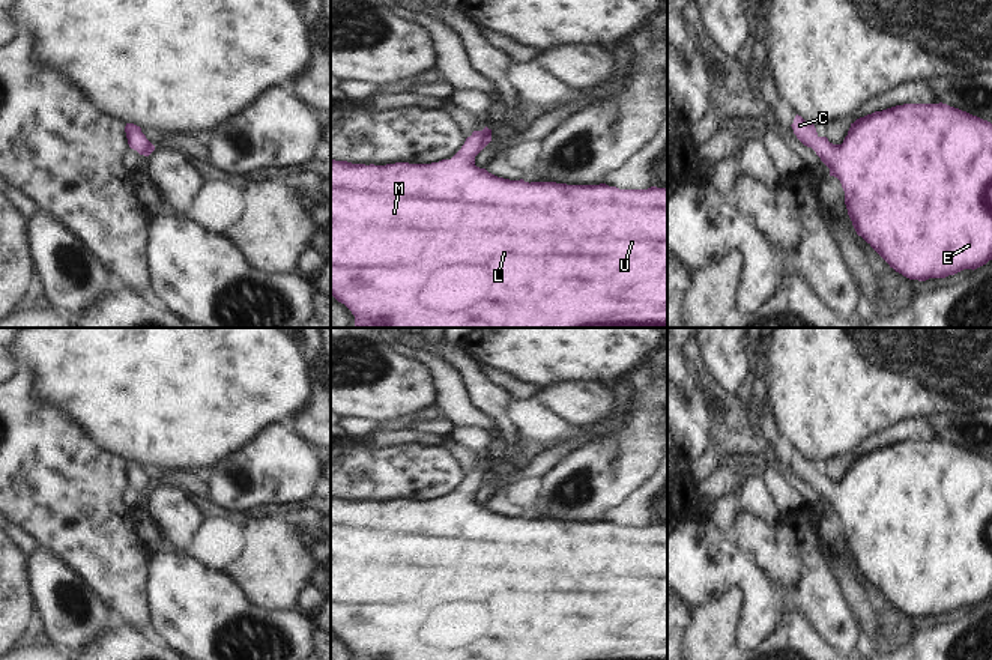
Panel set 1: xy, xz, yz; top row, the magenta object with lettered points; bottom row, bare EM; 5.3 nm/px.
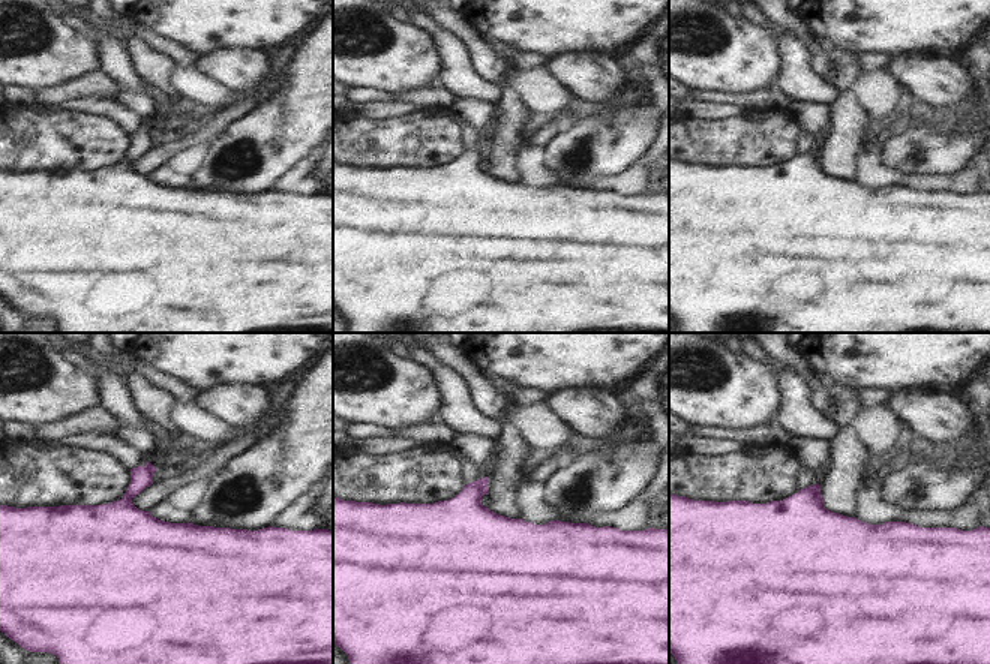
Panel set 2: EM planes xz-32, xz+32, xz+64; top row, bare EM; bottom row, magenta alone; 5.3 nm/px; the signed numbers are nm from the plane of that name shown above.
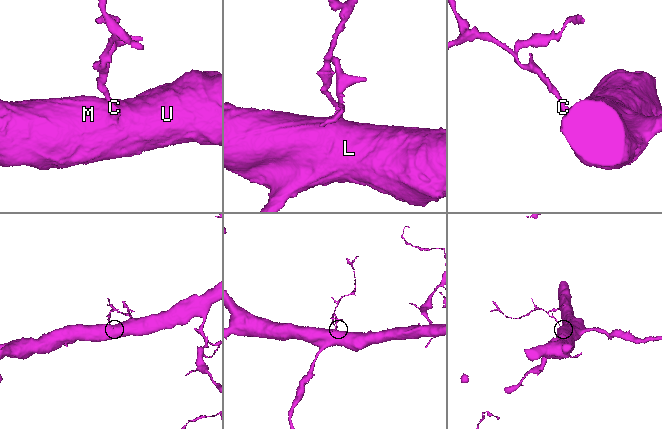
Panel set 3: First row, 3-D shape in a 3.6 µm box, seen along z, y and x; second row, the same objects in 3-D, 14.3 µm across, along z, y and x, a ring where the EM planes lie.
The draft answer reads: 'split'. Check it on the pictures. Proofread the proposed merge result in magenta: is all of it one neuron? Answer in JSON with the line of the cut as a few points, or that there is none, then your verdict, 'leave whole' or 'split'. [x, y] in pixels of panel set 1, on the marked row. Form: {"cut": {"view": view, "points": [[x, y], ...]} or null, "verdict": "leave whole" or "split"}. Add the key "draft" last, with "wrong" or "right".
{"cut": null, "verdict": "leave whole", "draft": "wrong"}

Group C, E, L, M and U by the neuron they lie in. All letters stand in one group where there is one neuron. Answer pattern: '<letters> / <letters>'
C E L M U

